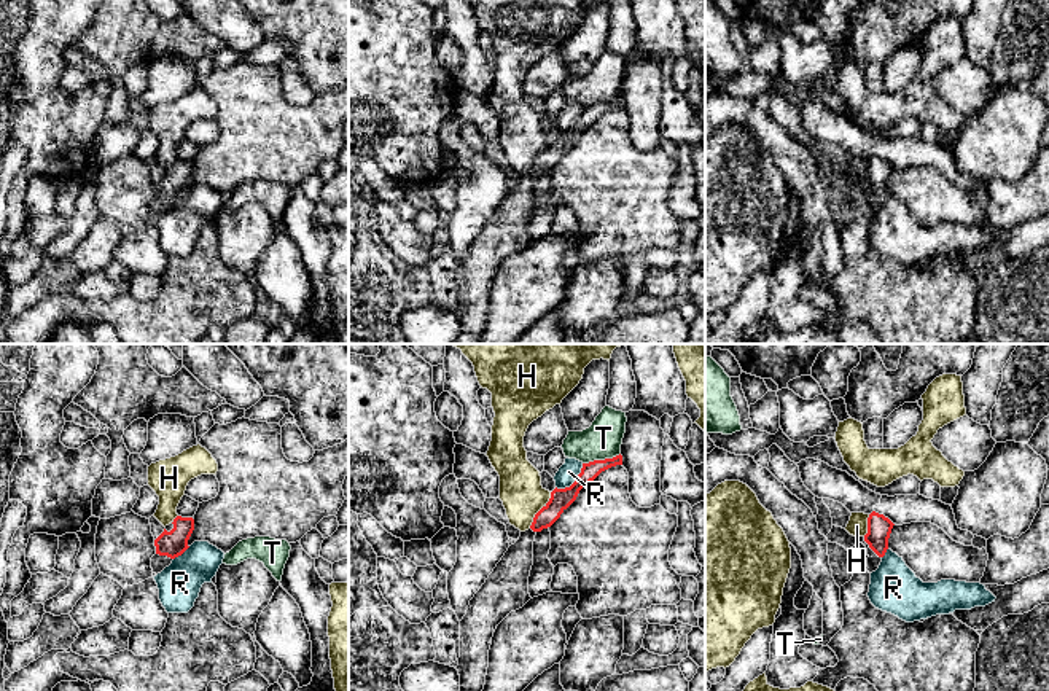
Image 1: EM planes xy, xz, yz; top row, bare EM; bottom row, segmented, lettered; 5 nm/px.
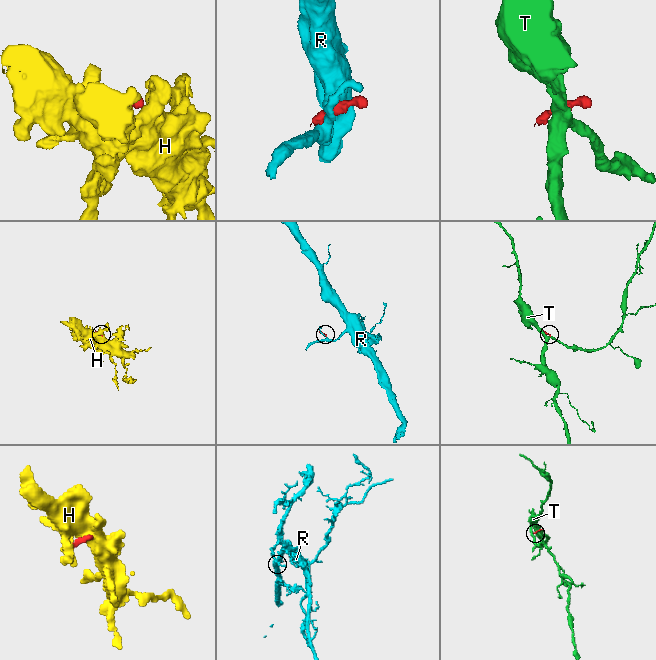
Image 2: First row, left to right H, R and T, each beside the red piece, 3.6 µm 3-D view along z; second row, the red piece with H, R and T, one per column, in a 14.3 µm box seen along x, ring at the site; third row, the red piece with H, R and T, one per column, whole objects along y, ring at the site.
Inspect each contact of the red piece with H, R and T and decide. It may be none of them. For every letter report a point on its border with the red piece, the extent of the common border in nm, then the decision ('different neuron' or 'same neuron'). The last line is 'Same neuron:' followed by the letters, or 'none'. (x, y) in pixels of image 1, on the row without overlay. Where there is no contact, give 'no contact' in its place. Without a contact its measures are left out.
H: xz (540, 153) | 220 nm | different neuron
R: xz (575, 124) | 190 nm | different neuron
T: xz (600, 104) | 200 nm | different neuron
Same neuron: none

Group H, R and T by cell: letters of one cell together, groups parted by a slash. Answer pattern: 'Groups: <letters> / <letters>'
Groups: H / R / T

